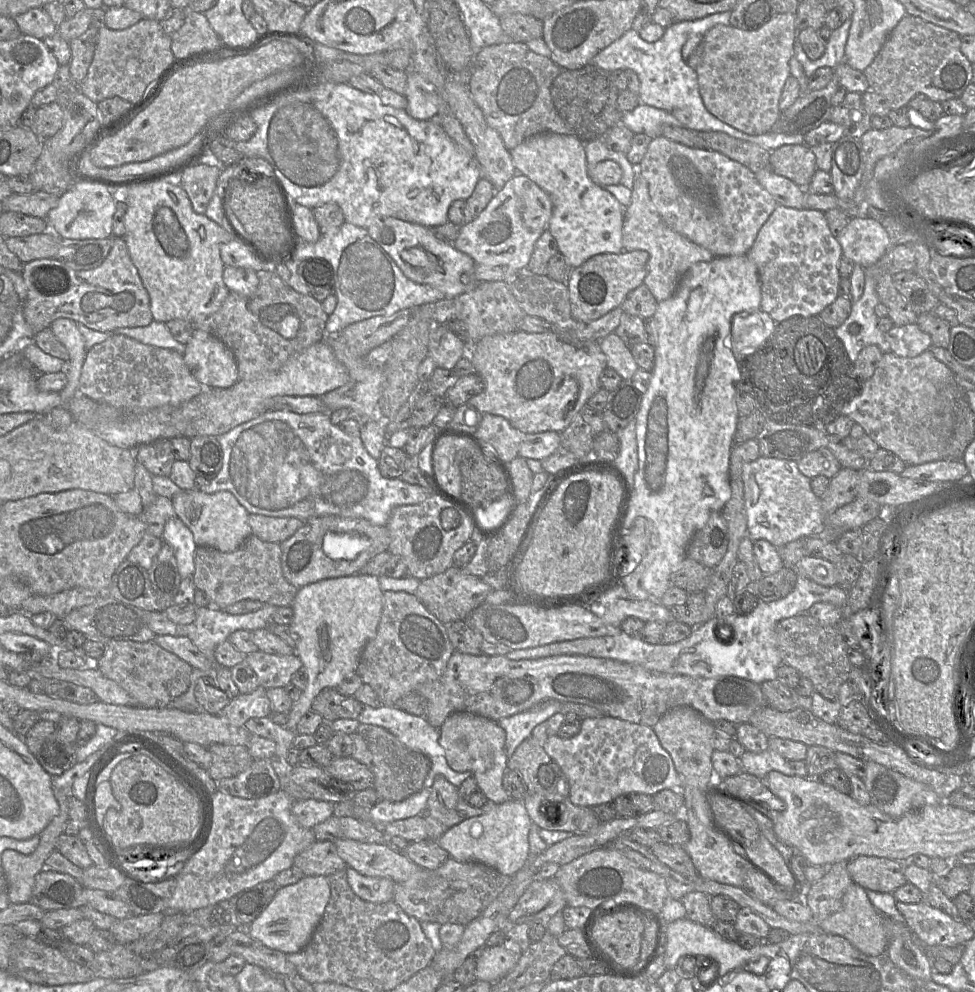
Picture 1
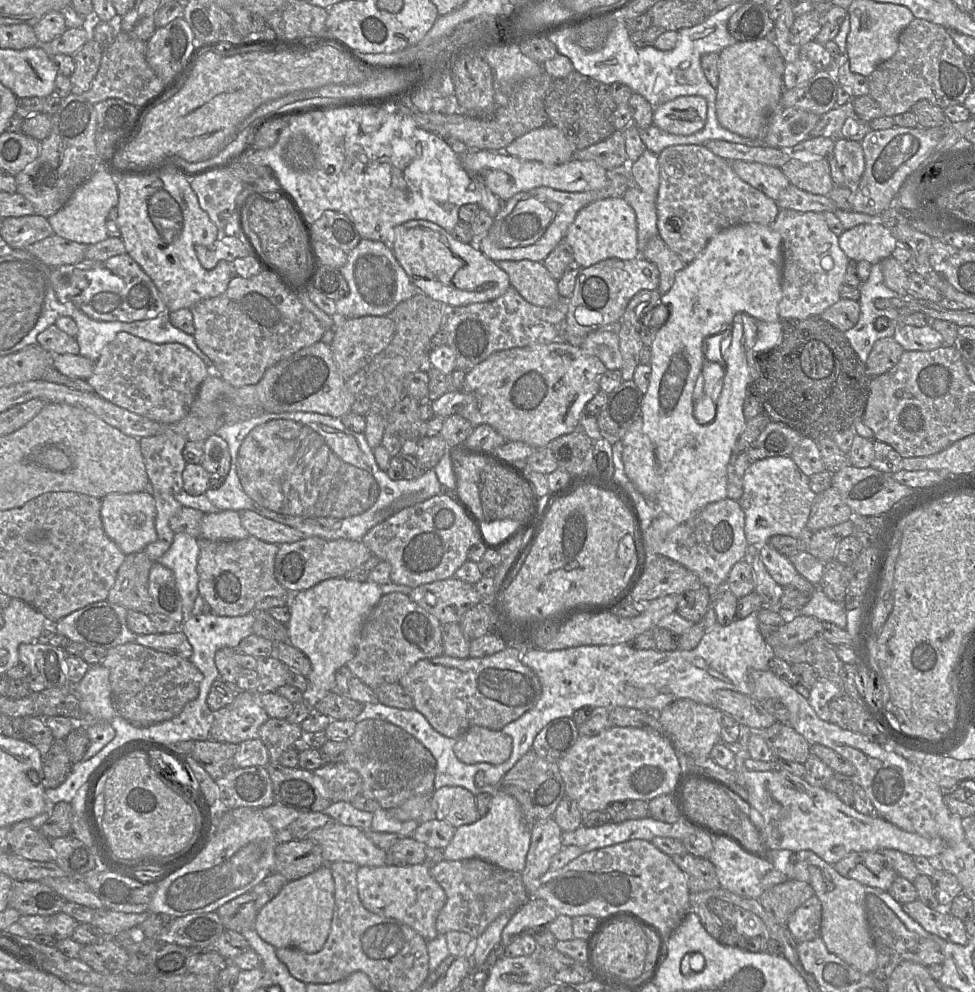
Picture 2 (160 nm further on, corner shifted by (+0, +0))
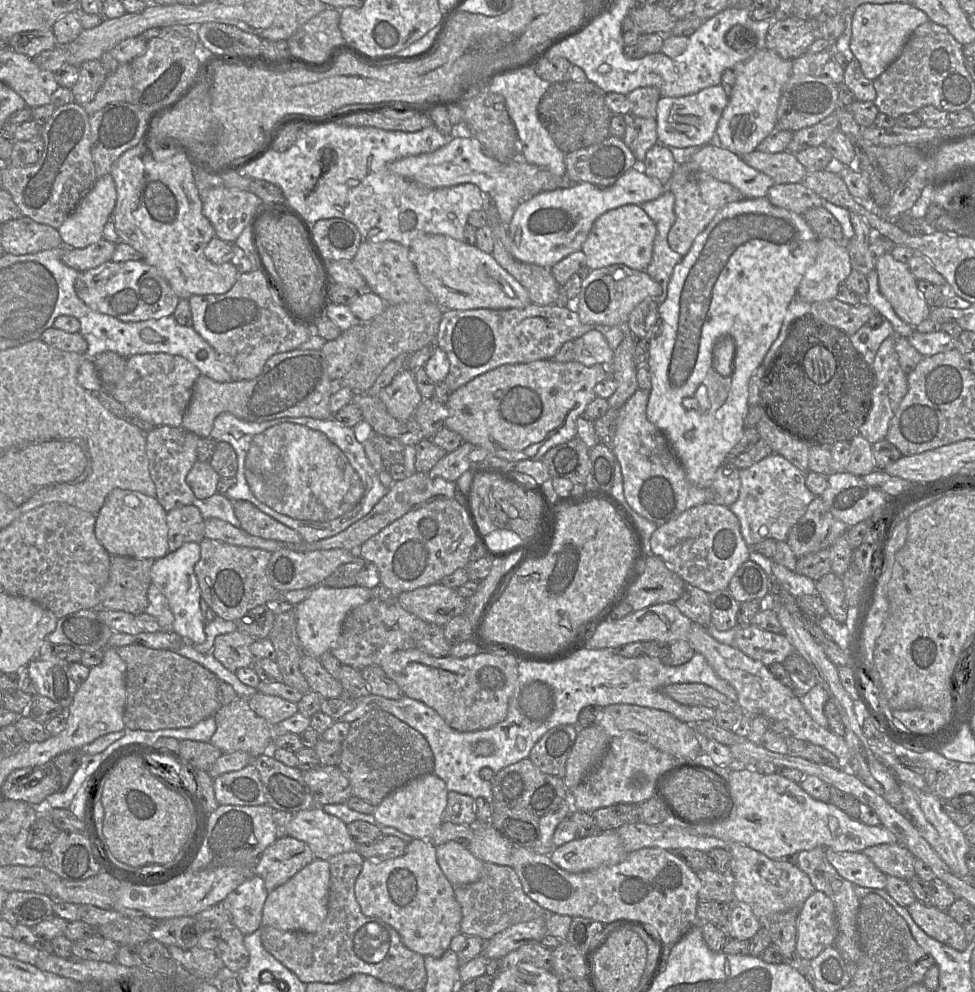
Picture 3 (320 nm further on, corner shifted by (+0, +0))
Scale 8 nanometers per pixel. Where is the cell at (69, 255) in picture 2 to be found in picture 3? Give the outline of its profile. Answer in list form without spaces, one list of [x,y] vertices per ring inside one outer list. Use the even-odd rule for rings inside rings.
[[[101,239],[85,248],[65,248],[62,250],[62,262],[80,272],[95,269],[111,261],[116,243]]]

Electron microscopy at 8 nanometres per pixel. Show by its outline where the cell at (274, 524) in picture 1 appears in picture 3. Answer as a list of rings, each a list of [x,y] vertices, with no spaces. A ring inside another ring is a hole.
[[[245,500],[232,501],[234,513],[240,528],[250,535],[268,540],[300,544],[302,536],[295,530],[281,524]]]

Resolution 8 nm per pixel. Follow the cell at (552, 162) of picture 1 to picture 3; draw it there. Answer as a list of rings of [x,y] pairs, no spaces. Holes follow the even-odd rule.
[[[628,204],[602,214],[592,225],[581,251],[586,255],[589,270],[622,264],[645,271],[652,260],[657,228],[640,205]]]

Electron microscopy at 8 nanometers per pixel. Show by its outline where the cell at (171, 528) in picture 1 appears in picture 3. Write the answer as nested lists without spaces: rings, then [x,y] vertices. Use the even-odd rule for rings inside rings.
[[[195,542],[183,544],[176,551],[155,560],[150,570],[151,583],[165,595],[174,615],[172,630],[191,644],[201,644],[206,639],[205,618],[200,609],[200,588],[194,573],[194,566],[200,559],[200,545]]]

